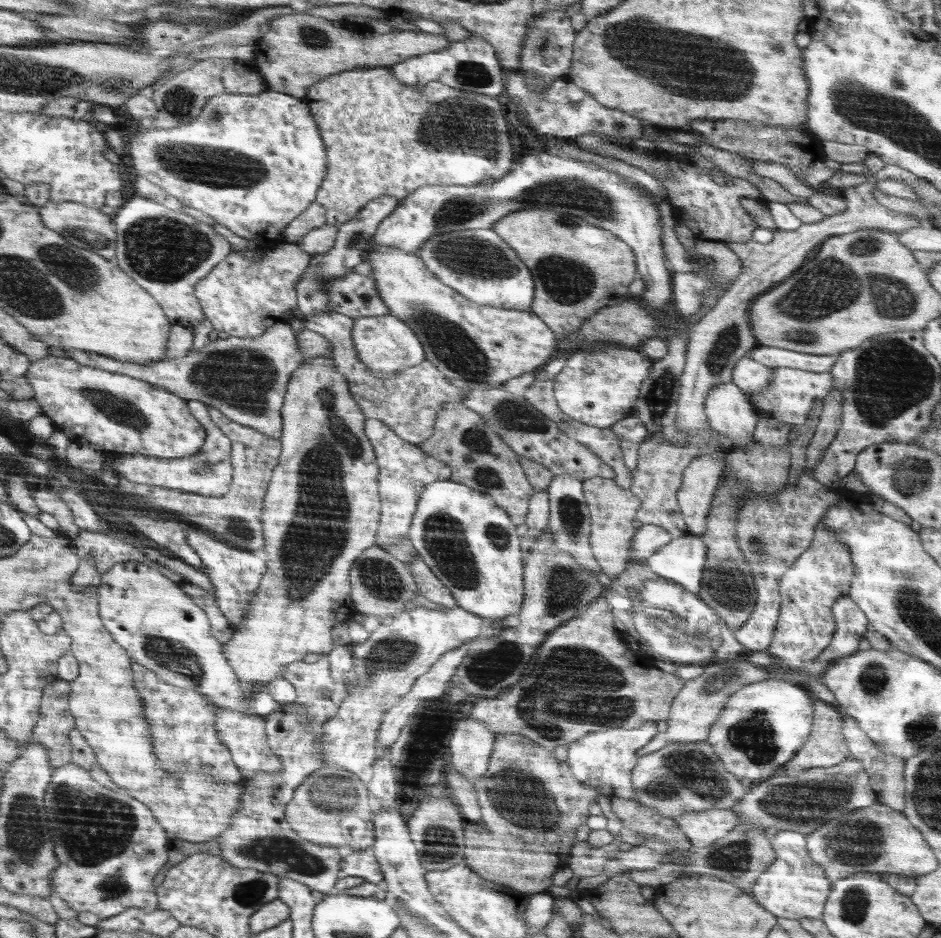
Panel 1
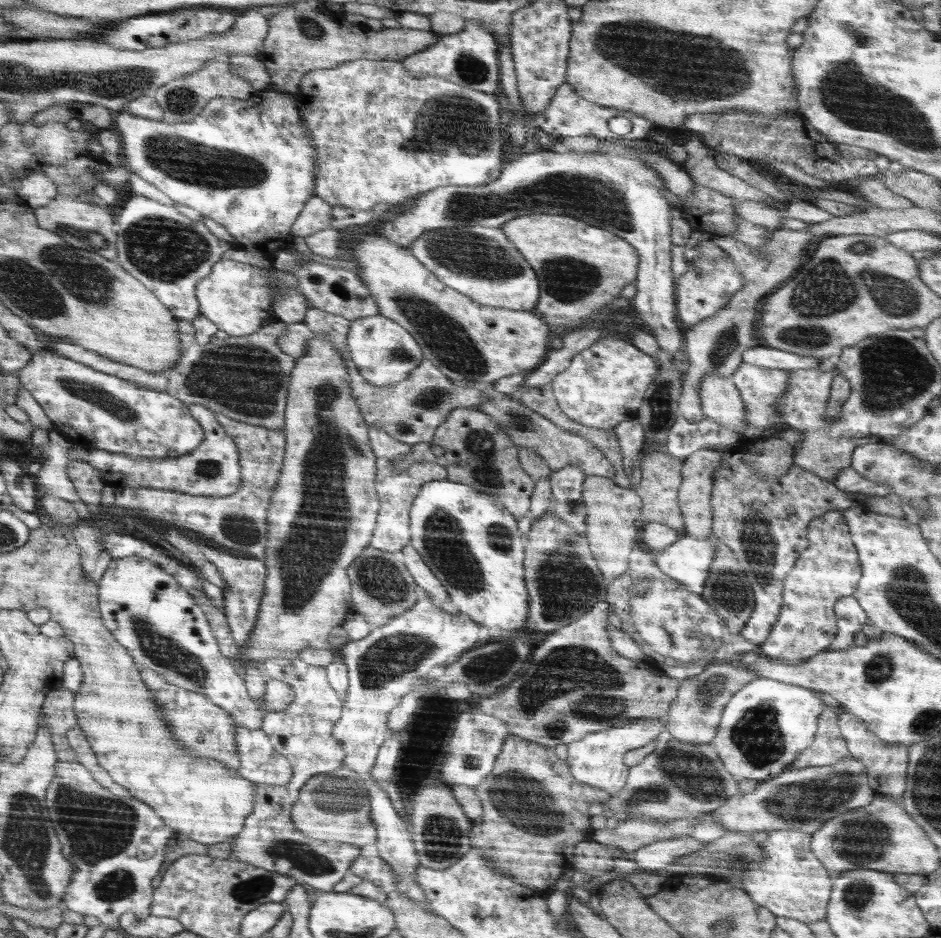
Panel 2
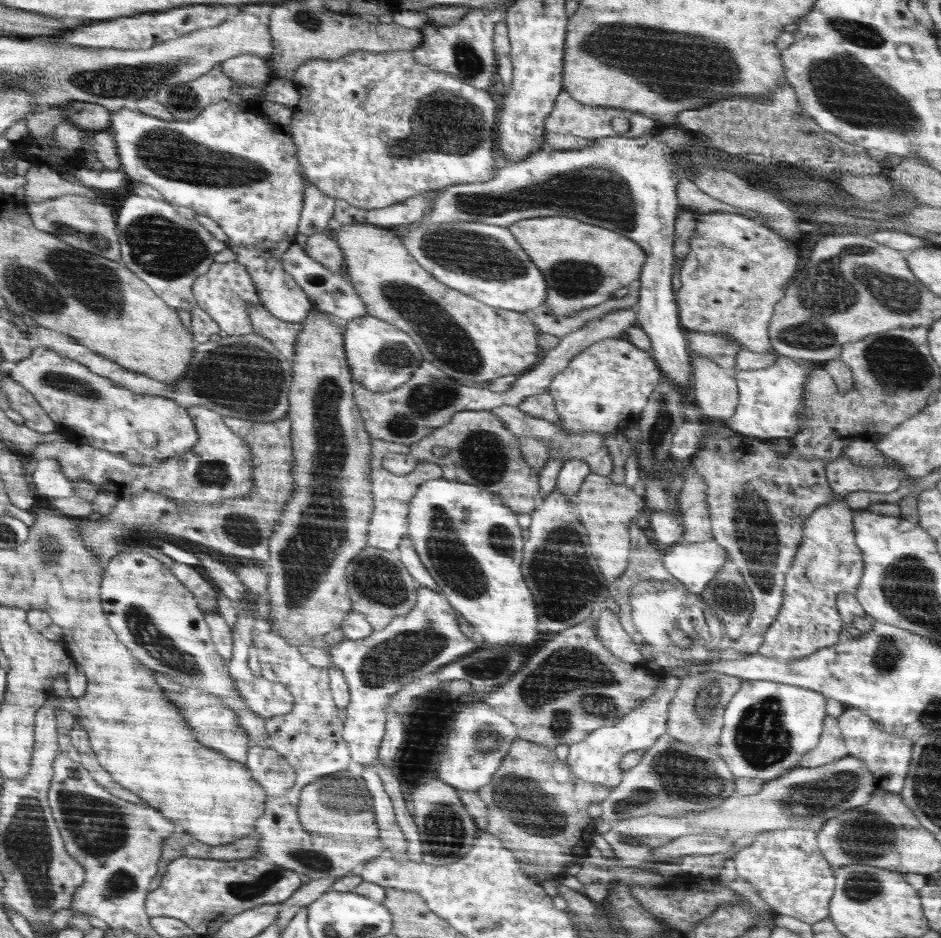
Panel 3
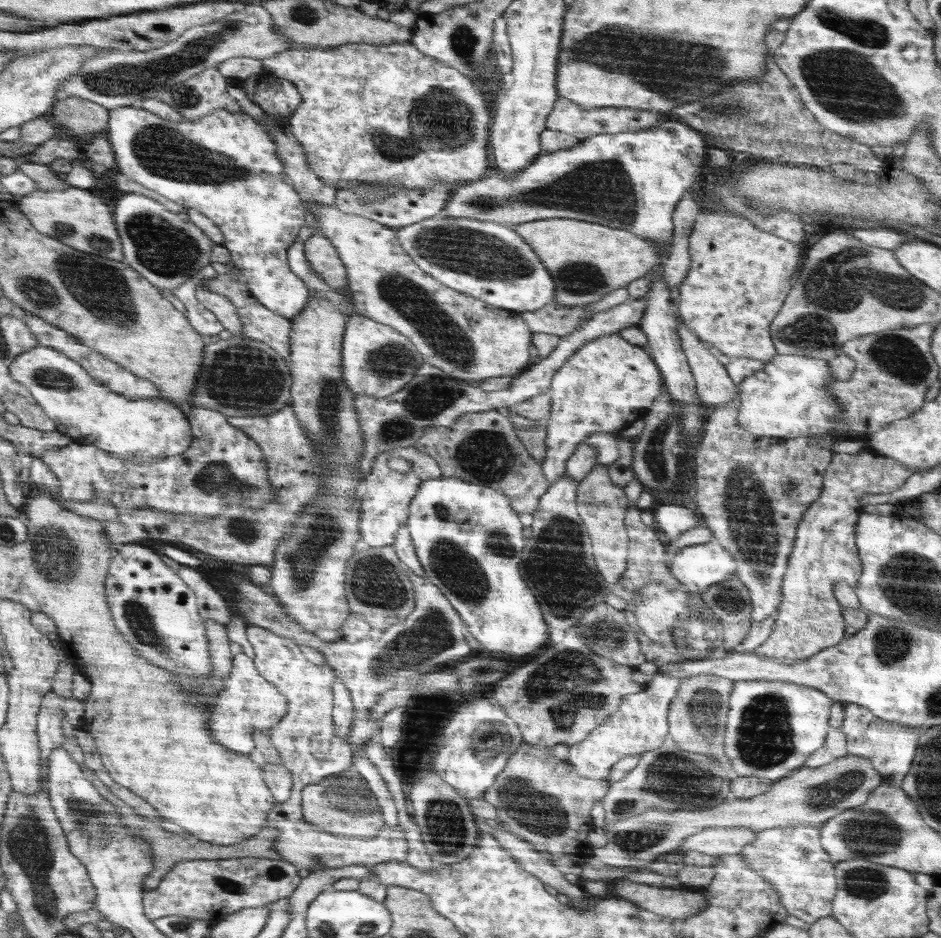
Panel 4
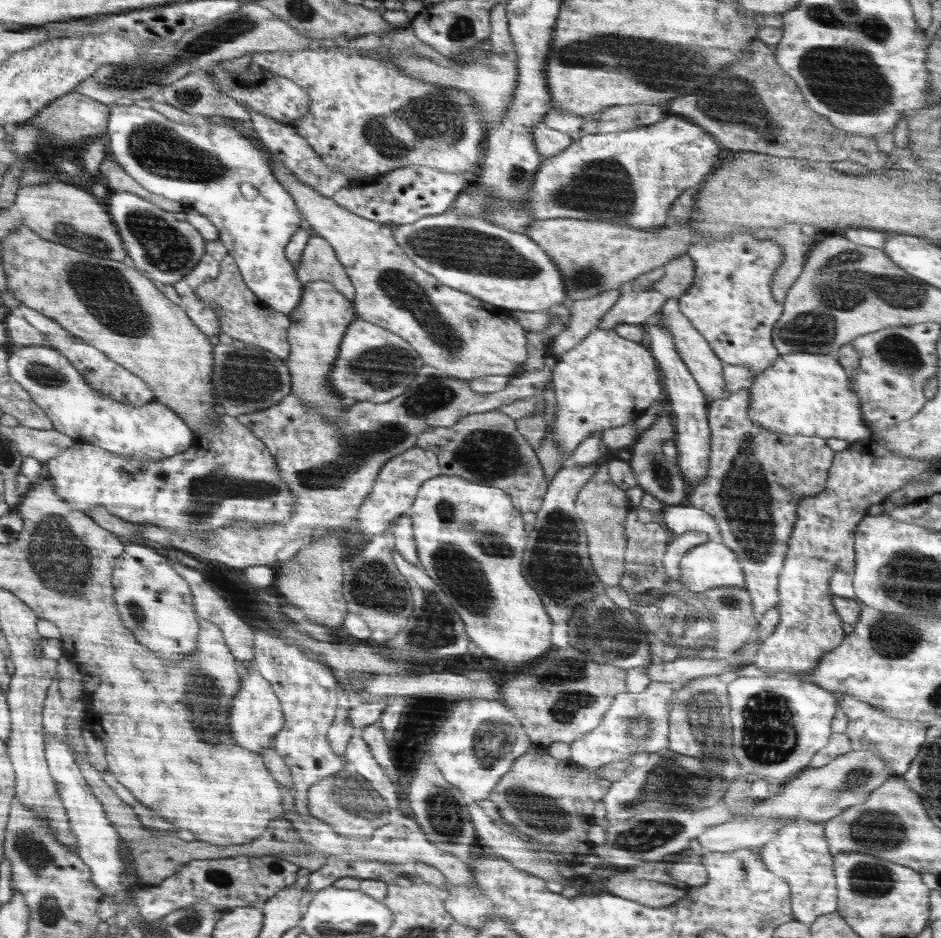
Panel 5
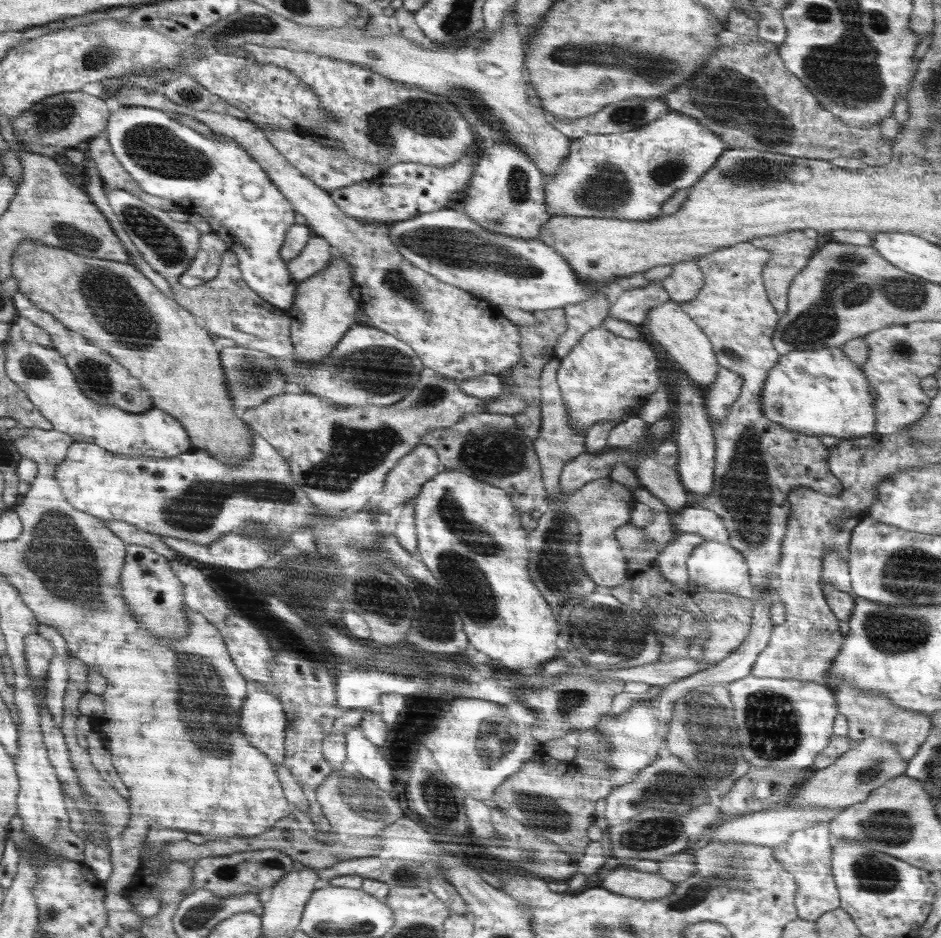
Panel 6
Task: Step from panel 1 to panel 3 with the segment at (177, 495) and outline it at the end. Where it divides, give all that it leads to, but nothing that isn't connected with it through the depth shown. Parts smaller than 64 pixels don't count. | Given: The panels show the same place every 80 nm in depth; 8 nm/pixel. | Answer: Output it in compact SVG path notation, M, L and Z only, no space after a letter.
M286 414L282 419L275 420L272 423L256 422L255 420L244 420L243 418L230 418L223 416L224 424L232 432L239 433L248 446L251 448L253 467L253 476L255 477L255 490L248 494L248 497L233 499L226 502L220 502L214 505L182 506L179 502L172 501L172 498L166 494L142 491L136 493L132 498L120 498L112 509L110 514L101 517L96 522L82 522L79 531L83 533L83 541L87 547L94 553L105 567L116 554L120 551L120 543L130 538L132 532L144 532L150 530L154 534L164 534L172 538L180 538L186 542L200 544L208 550L220 552L224 556L232 556L235 561L259 561L266 563L270 558L270 538L275 532L275 524L283 513L283 508L291 500L293 494L292 469L295 466L294 456L294 438L291 436L291 420Z

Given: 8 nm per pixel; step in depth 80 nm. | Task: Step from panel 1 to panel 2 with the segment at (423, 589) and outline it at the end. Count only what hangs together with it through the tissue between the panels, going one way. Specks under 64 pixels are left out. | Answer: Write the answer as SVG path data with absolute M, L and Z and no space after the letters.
M407 544L400 551L404 555L403 561L406 568L411 572L419 588L424 590L424 593L437 603L448 600L448 593L435 577L435 574L432 574L430 568L426 566L422 557L414 550L414 547Z

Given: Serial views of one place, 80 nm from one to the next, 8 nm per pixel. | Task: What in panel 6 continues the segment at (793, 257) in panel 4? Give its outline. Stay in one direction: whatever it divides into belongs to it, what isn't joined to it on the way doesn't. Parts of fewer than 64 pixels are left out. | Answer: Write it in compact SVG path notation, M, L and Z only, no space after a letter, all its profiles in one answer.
M750 241L744 243L734 244L732 247L722 248L716 252L712 252L708 255L702 255L696 259L696 264L698 268L703 272L704 275L704 287L700 289L700 293L696 295L696 299L690 301L690 303L680 304L682 310L692 317L692 320L696 323L696 326L708 337L710 340L713 352L717 359L717 364L721 368L726 368L728 371L737 372L743 378L741 380L741 389L737 399L734 404L729 408L729 413L726 418L719 420L719 422L710 422L713 431L714 438L716 439L715 445L715 469L714 469L714 484L712 485L712 492L708 494L708 497L698 497L698 499L693 499L685 508L677 510L677 512L671 512L672 516L672 526L674 526L674 533L694 533L703 536L705 540L717 540L721 543L728 543L732 545L744 558L746 559L746 564L748 565L748 570L750 573L750 580L755 590L754 599L767 589L767 586L772 584L772 580L776 577L777 566L781 557L781 544L784 538L784 533L786 532L786 523L788 517L790 516L790 502L788 501L788 496L792 489L798 487L811 488L816 492L821 492L828 494L829 496L836 496L842 492L842 483L834 476L828 468L827 456L829 453L829 447L826 447L820 442L818 435L808 436L806 433L796 432L793 430L788 430L784 428L781 424L776 421L771 421L763 411L763 406L761 403L761 392L763 391L763 384L765 378L768 376L770 370L778 363L778 358L781 356L776 349L773 347L772 335L774 334L776 325L780 319L777 315L776 309L772 306L772 303L768 301L768 294L766 293L766 288L764 287L764 280L762 280L762 269L766 266L766 262L770 260L770 253L768 250L762 248L754 247Z

